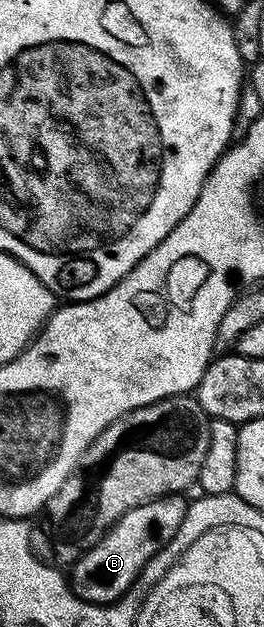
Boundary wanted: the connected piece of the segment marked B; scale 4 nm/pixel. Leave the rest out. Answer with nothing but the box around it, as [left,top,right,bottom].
[69,495,187,605]

